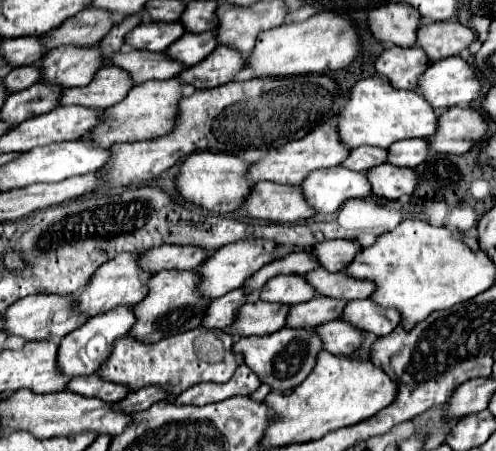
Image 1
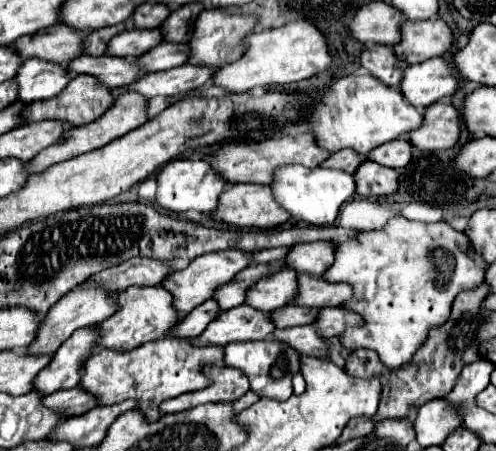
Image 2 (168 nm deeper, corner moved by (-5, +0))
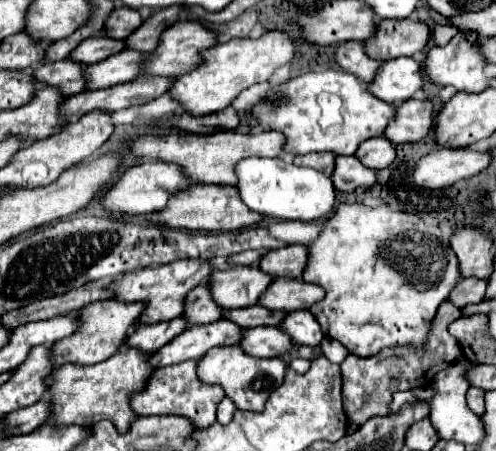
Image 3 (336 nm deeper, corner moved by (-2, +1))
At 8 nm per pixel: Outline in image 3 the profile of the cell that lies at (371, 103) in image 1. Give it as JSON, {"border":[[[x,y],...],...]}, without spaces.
{"border":[[[321,70],[273,86],[265,98],[253,106],[251,114],[259,124],[267,126],[267,130],[277,130],[285,136],[285,152],[333,152],[351,156],[361,142],[383,134],[395,116],[395,108],[369,94],[367,84],[355,76],[339,70]]]}

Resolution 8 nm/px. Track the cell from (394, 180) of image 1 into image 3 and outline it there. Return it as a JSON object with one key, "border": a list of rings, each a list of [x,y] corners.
{"border":[[[337,156],[331,180],[341,192],[355,192],[357,188],[371,188],[375,184],[375,170],[361,166],[353,156]]]}

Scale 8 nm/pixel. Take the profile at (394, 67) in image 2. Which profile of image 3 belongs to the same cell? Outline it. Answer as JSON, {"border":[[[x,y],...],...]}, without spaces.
{"border":[[[341,42],[335,52],[335,62],[341,66],[341,70],[357,76],[361,82],[369,84],[373,76],[377,74],[377,68],[381,62],[369,60],[365,56],[361,42]]]}

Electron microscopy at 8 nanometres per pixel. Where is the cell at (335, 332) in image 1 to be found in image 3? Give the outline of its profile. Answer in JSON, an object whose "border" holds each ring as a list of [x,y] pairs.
{"border":[[[247,328],[241,330],[241,340],[237,344],[243,352],[255,358],[275,358],[289,352],[291,338],[283,334],[279,328]]]}

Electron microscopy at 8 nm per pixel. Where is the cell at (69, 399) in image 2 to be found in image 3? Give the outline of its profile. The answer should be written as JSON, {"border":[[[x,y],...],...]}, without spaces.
{"border":[[[39,400],[33,406],[15,410],[9,414],[9,424],[13,424],[13,434],[29,434],[49,420],[49,402]]]}

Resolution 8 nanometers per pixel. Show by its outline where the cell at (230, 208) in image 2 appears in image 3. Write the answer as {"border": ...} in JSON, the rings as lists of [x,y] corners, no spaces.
{"border":[[[189,184],[183,192],[173,194],[165,210],[159,210],[149,218],[157,226],[177,228],[177,230],[239,230],[261,220],[261,214],[245,208],[241,202],[237,188],[233,186],[217,186],[217,184]]]}

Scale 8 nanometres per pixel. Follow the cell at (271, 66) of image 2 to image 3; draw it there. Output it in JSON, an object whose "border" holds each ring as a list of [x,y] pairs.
{"border":[[[281,30],[265,32],[261,38],[233,38],[223,44],[215,44],[201,52],[201,64],[189,72],[179,76],[167,94],[179,102],[183,112],[191,116],[205,116],[217,110],[223,110],[231,104],[237,94],[257,82],[267,82],[275,68],[289,64],[295,58],[295,44],[293,38]]]}

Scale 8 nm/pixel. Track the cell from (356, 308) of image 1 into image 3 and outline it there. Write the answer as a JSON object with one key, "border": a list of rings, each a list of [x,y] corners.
{"border":[[[305,310],[305,312],[289,312],[287,318],[279,324],[279,328],[297,346],[317,346],[323,340],[321,328],[319,328],[315,316],[309,310]]]}

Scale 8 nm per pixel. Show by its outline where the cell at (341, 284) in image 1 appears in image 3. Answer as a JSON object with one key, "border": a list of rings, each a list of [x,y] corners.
{"border":[[[275,278],[267,288],[265,296],[261,296],[259,304],[269,310],[307,310],[311,304],[319,302],[325,296],[325,290],[315,284],[307,284],[295,278]]]}

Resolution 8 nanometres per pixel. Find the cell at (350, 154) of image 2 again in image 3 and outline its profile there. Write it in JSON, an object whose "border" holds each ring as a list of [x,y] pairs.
{"border":[[[311,152],[311,154],[305,154],[305,156],[295,156],[293,164],[315,168],[319,172],[325,172],[325,176],[331,176],[333,168],[335,168],[335,154],[331,154],[331,152],[323,152],[323,154]]]}

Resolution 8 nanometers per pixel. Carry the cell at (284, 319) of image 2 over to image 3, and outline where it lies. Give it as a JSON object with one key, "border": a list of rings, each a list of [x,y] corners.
{"border":[[[259,304],[253,308],[237,308],[237,310],[225,310],[221,312],[221,318],[233,320],[241,328],[255,328],[255,326],[279,326],[279,322],[285,318],[285,312],[267,310]]]}

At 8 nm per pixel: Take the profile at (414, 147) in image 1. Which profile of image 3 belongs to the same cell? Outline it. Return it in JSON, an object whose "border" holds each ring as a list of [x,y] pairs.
{"border":[[[377,136],[373,140],[361,142],[361,148],[357,148],[355,156],[367,168],[381,170],[381,168],[387,168],[395,160],[395,146],[385,136]]]}

